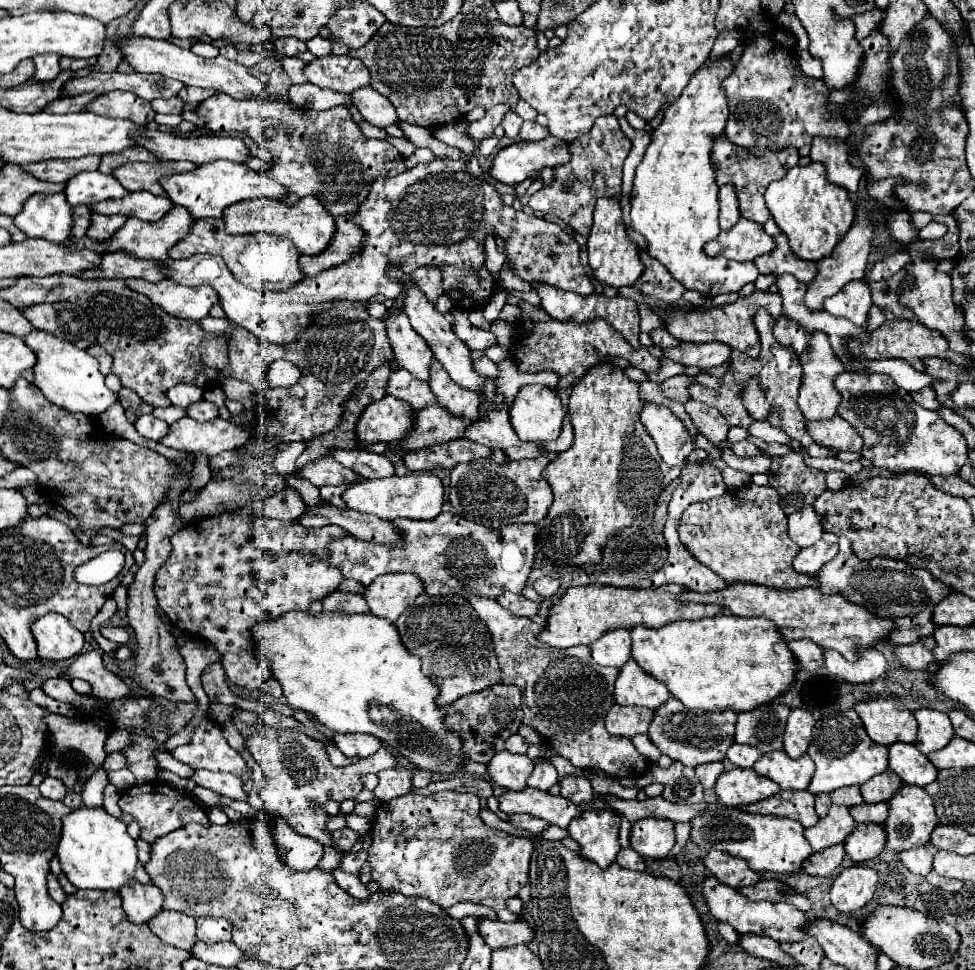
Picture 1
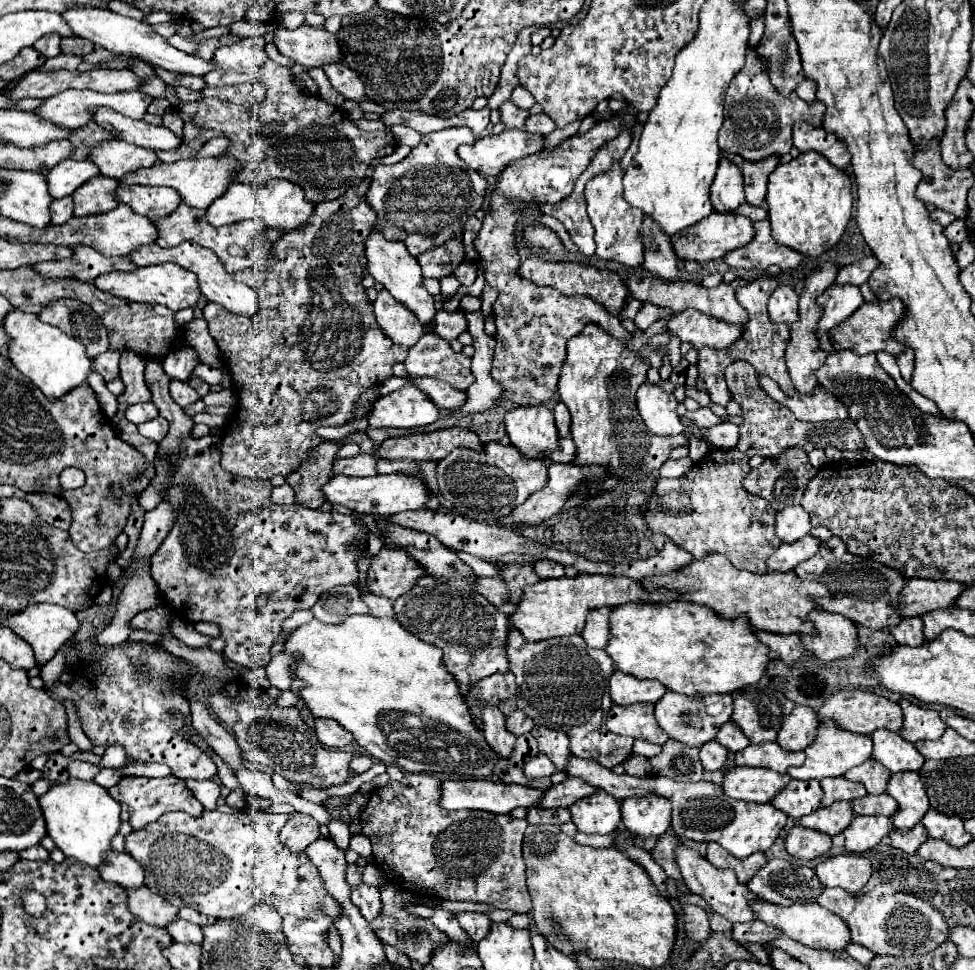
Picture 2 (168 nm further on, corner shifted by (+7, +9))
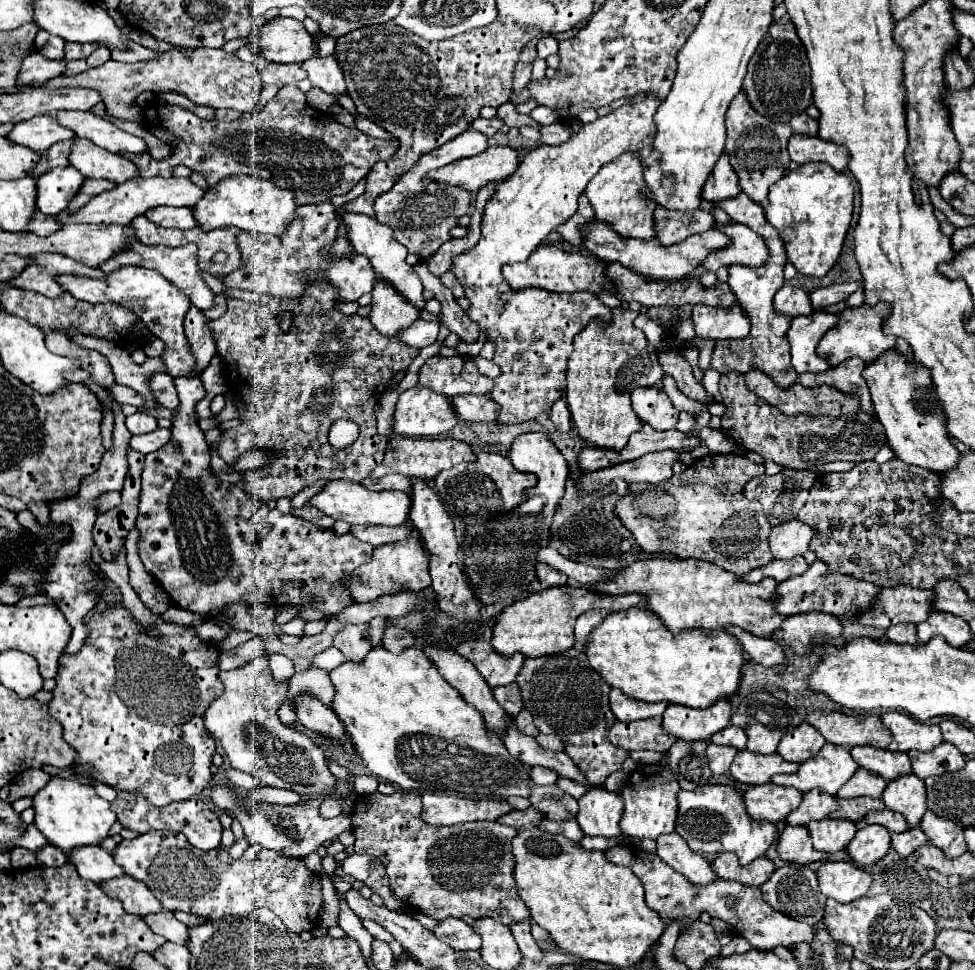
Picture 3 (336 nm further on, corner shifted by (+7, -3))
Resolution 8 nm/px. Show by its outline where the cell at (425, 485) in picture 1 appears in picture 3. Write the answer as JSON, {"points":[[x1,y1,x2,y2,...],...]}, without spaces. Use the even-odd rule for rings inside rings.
{"points":[[333,480,329,482,319,494,315,494,309,502,311,506,319,508,327,516,335,520,345,520,349,524,385,524,385,526,403,526,409,520,411,512,411,498,405,492,395,492,395,490,383,490,383,492,373,492,363,488,357,482,349,480]]}

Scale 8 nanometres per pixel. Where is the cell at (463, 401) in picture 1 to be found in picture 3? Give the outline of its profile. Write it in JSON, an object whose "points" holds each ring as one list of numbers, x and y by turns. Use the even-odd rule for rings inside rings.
{"points":[[431,356,419,370,419,386,431,388,443,396,479,394,485,396,493,388,493,380,479,374,471,356]]}

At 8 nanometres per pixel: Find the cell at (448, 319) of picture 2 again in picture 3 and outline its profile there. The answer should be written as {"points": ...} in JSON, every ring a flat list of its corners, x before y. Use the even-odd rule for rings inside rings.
{"points":[[415,320,415,324,411,324,411,328,407,328,407,332,403,332,403,336,399,336,399,340,403,340,405,344,409,344,413,348,425,348,437,340,439,328,441,328,439,322]]}

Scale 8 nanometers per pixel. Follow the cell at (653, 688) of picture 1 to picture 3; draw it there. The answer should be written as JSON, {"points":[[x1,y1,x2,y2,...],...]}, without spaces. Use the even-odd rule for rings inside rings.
{"points":[[613,688,609,694,609,706,615,714,617,720,621,722,633,722,633,720,643,720,651,716,661,716,669,704,649,704,643,700,633,700,625,696,619,688]]}

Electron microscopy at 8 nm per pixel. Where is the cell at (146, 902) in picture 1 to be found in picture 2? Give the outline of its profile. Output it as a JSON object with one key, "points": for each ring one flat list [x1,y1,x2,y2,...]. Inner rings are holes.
{"points":[[111,850,107,864,103,868,97,868,97,872,103,880,115,882,127,890,143,886,143,868,127,852]]}

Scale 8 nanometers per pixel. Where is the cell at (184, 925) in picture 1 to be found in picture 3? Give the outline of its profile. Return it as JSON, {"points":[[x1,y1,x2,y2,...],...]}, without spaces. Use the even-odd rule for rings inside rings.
{"points":[[123,876,123,880,111,880,111,882,99,884,99,886,107,892,107,896,119,898,123,902,123,908,127,914,145,918,149,914,163,912,163,906,151,894,151,890,143,882,139,882,131,876]]}

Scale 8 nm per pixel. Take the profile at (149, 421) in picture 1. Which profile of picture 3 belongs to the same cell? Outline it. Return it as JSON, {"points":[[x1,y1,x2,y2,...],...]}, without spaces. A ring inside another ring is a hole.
{"points":[[135,412,133,416,127,416,125,424,131,434,147,434,147,432,157,430,157,420,145,412]]}

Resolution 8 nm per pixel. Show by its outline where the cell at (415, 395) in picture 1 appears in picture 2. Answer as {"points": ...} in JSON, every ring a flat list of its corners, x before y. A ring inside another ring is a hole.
{"points":[[417,378,411,380,417,388,421,388,433,402,437,408,445,408,445,410,455,410,459,406,463,406,463,400,467,400,465,392,459,392,457,388,451,388,451,384,443,382,443,380,435,380,435,378]]}

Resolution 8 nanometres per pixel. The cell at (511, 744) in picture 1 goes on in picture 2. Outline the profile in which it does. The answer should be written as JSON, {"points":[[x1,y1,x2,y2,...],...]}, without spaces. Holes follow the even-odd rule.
{"points":[[515,710,515,712,507,718,507,730,509,730,511,734,515,734,515,736,521,736,521,734,531,732,533,726,535,726,533,720,531,720,529,716,525,716,523,712,519,712,519,710]]}

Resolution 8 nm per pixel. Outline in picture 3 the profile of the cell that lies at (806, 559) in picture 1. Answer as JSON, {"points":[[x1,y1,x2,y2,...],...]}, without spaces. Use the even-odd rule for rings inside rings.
{"points":[[795,556,791,560,773,560,771,564,767,564,763,568,763,574,765,576,771,576,773,580,777,582,783,582,787,580,789,576,797,576,797,574,803,574,803,570,807,570,809,564,803,556]]}

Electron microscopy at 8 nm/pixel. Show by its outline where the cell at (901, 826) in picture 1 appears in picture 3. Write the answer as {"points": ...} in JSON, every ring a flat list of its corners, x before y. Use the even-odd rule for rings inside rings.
{"points":[[915,774,899,776,897,780,891,780,887,784,881,800,885,802,887,810,903,814,909,828,915,828,927,810,925,784]]}

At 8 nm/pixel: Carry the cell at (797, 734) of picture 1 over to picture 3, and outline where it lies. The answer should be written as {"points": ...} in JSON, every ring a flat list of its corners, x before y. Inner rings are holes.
{"points":[[803,722,797,728,793,728,791,732,787,732,787,736,783,736,783,740,779,742,777,752,783,756,783,760,787,762,797,762,803,764,805,760,809,760,817,750,821,750,825,744,823,734,817,732,811,724]]}

